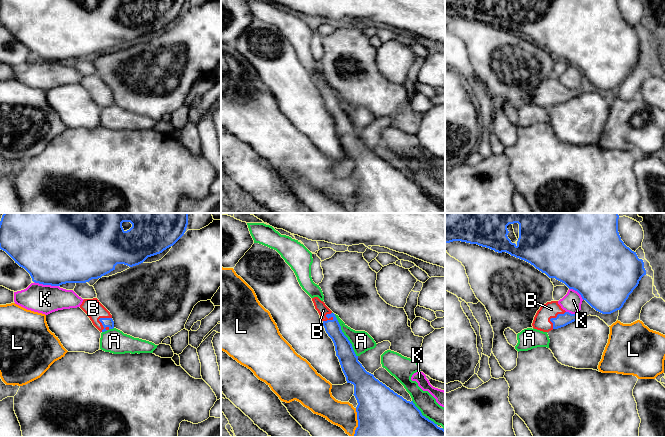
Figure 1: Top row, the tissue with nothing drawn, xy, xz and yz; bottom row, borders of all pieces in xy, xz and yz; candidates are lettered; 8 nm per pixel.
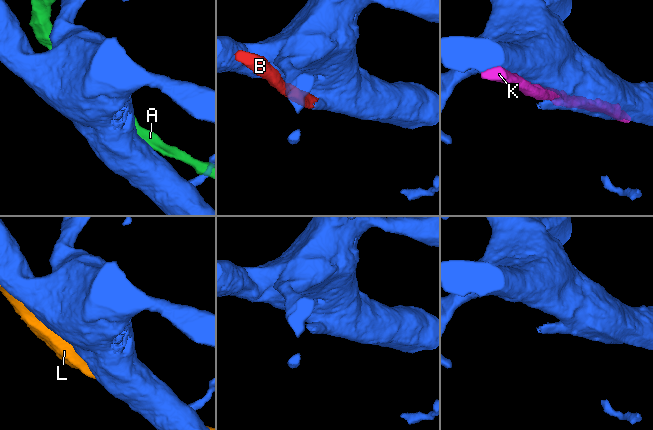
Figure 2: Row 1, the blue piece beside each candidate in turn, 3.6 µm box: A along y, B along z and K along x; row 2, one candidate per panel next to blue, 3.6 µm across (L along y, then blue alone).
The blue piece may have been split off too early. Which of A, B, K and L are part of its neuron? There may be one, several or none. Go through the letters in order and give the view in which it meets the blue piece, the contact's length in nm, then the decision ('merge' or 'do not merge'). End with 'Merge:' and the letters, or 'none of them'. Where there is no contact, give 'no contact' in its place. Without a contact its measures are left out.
A: contact in xz; length 400 nm; do not merge
B: contact in xy; length 150 nm; merge
K: contact in xy; length 200 nm; do not merge
L: contact in xz; length 240 nm; do not merge
Merge: B

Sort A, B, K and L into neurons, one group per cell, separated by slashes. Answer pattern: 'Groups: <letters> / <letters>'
Groups: A / B / K / L

